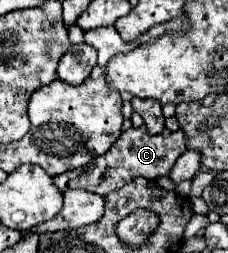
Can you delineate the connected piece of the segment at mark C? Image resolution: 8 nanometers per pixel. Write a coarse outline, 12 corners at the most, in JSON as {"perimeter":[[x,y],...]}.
{"perimeter":[[129,128],[111,152],[55,176],[99,196],[137,176],[169,176],[187,136]]}

